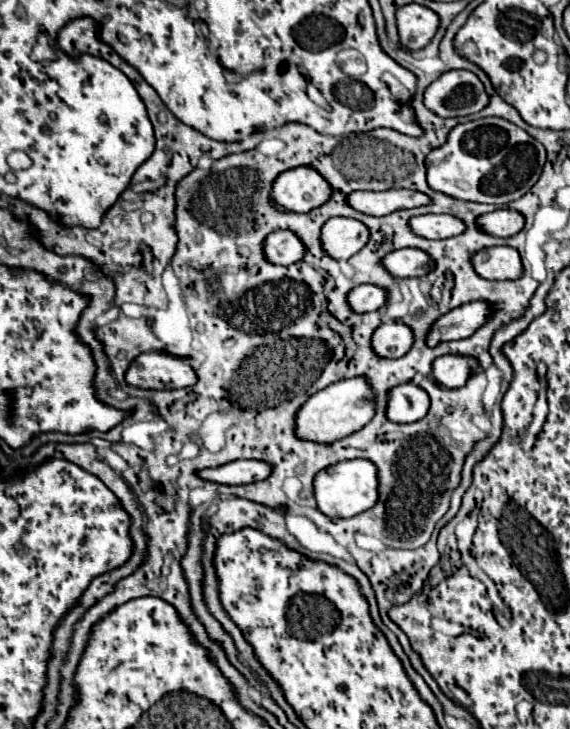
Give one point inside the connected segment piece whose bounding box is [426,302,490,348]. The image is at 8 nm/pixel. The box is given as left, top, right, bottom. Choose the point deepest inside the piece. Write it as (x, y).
(464, 321)

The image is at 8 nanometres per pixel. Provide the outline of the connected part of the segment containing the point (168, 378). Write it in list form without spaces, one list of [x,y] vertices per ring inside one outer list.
[[[144,352],[132,360],[124,380],[128,386],[144,390],[176,390],[196,382],[194,370],[180,358],[166,352]]]

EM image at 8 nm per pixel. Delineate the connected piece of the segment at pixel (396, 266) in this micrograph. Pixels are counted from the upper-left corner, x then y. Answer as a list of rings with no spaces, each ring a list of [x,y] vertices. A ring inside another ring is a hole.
[[[402,248],[386,254],[382,258],[382,266],[396,278],[424,276],[430,272],[430,256],[418,248]]]

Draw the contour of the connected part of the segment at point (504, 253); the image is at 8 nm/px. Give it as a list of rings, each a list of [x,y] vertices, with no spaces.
[[[510,246],[482,248],[472,256],[472,268],[486,280],[516,280],[522,276],[520,254]]]

